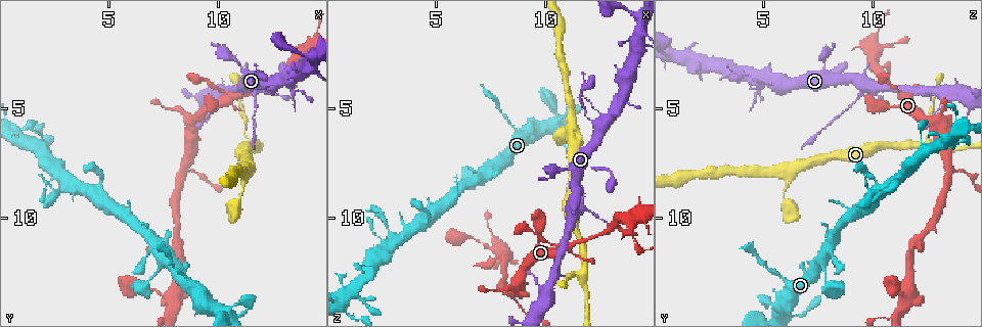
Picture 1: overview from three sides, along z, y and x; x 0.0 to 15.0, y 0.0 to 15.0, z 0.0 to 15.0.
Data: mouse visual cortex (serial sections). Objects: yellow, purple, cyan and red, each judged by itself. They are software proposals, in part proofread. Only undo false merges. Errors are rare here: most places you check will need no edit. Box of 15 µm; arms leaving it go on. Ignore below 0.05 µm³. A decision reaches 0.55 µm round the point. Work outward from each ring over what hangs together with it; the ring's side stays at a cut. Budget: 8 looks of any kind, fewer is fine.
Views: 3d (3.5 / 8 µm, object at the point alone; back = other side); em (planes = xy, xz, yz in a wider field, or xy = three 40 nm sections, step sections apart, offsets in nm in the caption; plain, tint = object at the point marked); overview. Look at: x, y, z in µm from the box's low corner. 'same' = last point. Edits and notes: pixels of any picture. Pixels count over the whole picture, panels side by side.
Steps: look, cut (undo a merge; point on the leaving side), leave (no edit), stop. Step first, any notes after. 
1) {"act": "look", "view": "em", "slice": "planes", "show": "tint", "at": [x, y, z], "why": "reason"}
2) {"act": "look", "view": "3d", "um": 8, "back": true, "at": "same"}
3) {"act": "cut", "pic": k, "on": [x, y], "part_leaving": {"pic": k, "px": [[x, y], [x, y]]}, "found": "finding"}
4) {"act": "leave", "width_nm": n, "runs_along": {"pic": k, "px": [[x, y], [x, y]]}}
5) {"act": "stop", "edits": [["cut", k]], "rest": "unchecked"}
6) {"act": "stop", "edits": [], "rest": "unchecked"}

{"act": "look", "view": "3d", "um": 3.5, "at": [10.6, 2.7, 7.9], "why": "calibre changes"}

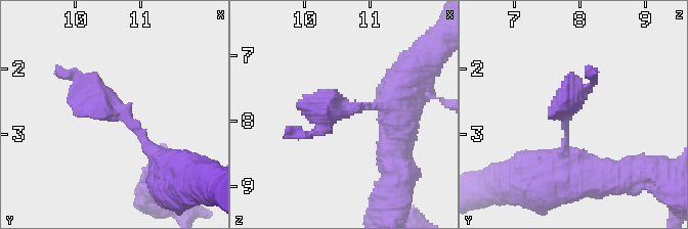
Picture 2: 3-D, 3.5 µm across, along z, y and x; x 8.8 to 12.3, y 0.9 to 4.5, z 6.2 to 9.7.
{"act": "look", "view": "em", "slice": "xy", "step": 5, "show": "tint", "at": [10.65, 2.70, 7.80]}

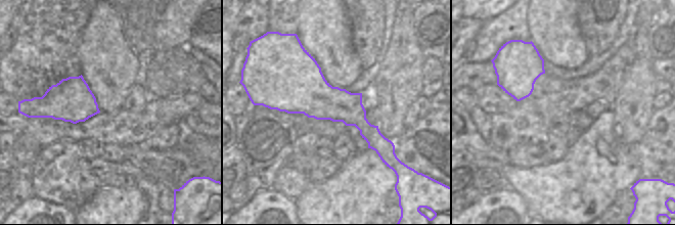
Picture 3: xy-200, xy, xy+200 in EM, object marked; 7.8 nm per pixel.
{"act": "leave", "runs_along": {"pic": 2, "px": [[167, 158], [79, 77]]}, "found": "all the same cell"}

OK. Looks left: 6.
{"act": "look", "view": "3d", "um": 3.5, "at": [11.5, 4.0, 9.6], "why": "a fork"}

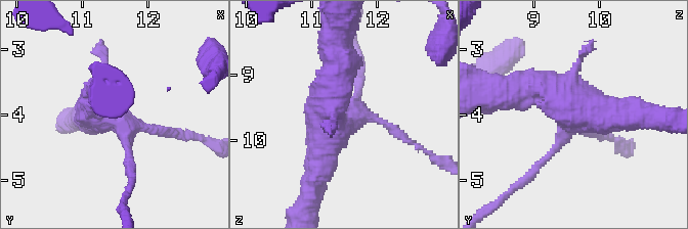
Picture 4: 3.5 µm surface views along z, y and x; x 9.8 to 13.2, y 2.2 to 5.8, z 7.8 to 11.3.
{"act": "look", "view": "em", "slice": "planes", "show": "tint", "at": [11.45, 4.05, 9.60]}

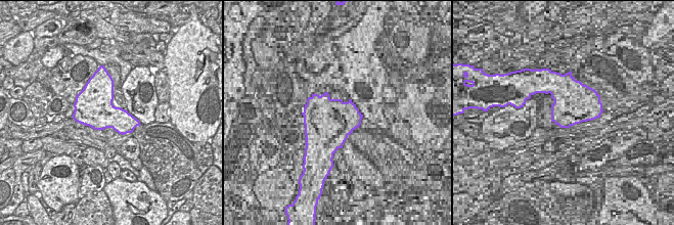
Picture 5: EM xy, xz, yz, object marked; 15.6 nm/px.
{"act": "leave", "width_nm": 600, "runs_along": {"pic": 4, "px": [[519, 89], [640, 118]]}, "found": "one cell here"}

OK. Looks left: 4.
{"act": "look", "view": "3d", "um": 8, "at": [11.2, 5.8, 12.5], "why": "a narrow waist"}

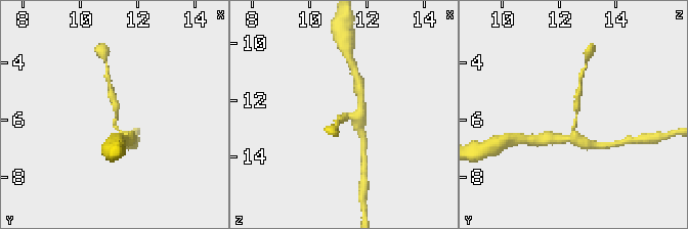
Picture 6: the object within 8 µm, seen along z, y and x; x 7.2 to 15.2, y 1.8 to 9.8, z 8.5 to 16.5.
{"act": "look", "view": "3d", "um": 3.5, "at": [11.3, 5.9, 12.6], "why": "closer look"}

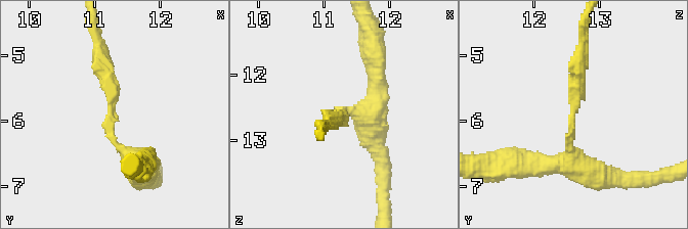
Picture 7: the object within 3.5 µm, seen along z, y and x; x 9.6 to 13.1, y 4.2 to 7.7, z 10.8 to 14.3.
{"act": "look", "view": "em", "slice": "planes", "show": "tint", "at": [11.25, 5.80, 12.60], "arm_widths_nm": [250, 300]}

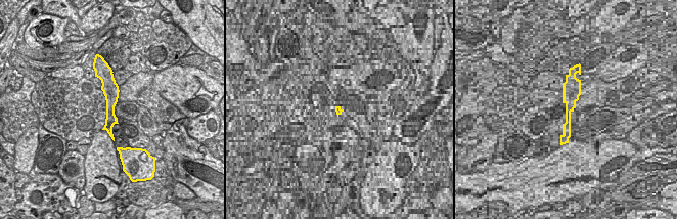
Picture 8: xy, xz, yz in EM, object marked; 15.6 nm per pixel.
{"act": "leave", "runs_along": {"pic": 7, "px": [[139, 163], [112, 138], [98, 44]]}, "found": "one cell here"}

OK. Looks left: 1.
{"act": "stop", "edits": [], "rest": "unchecked"}

